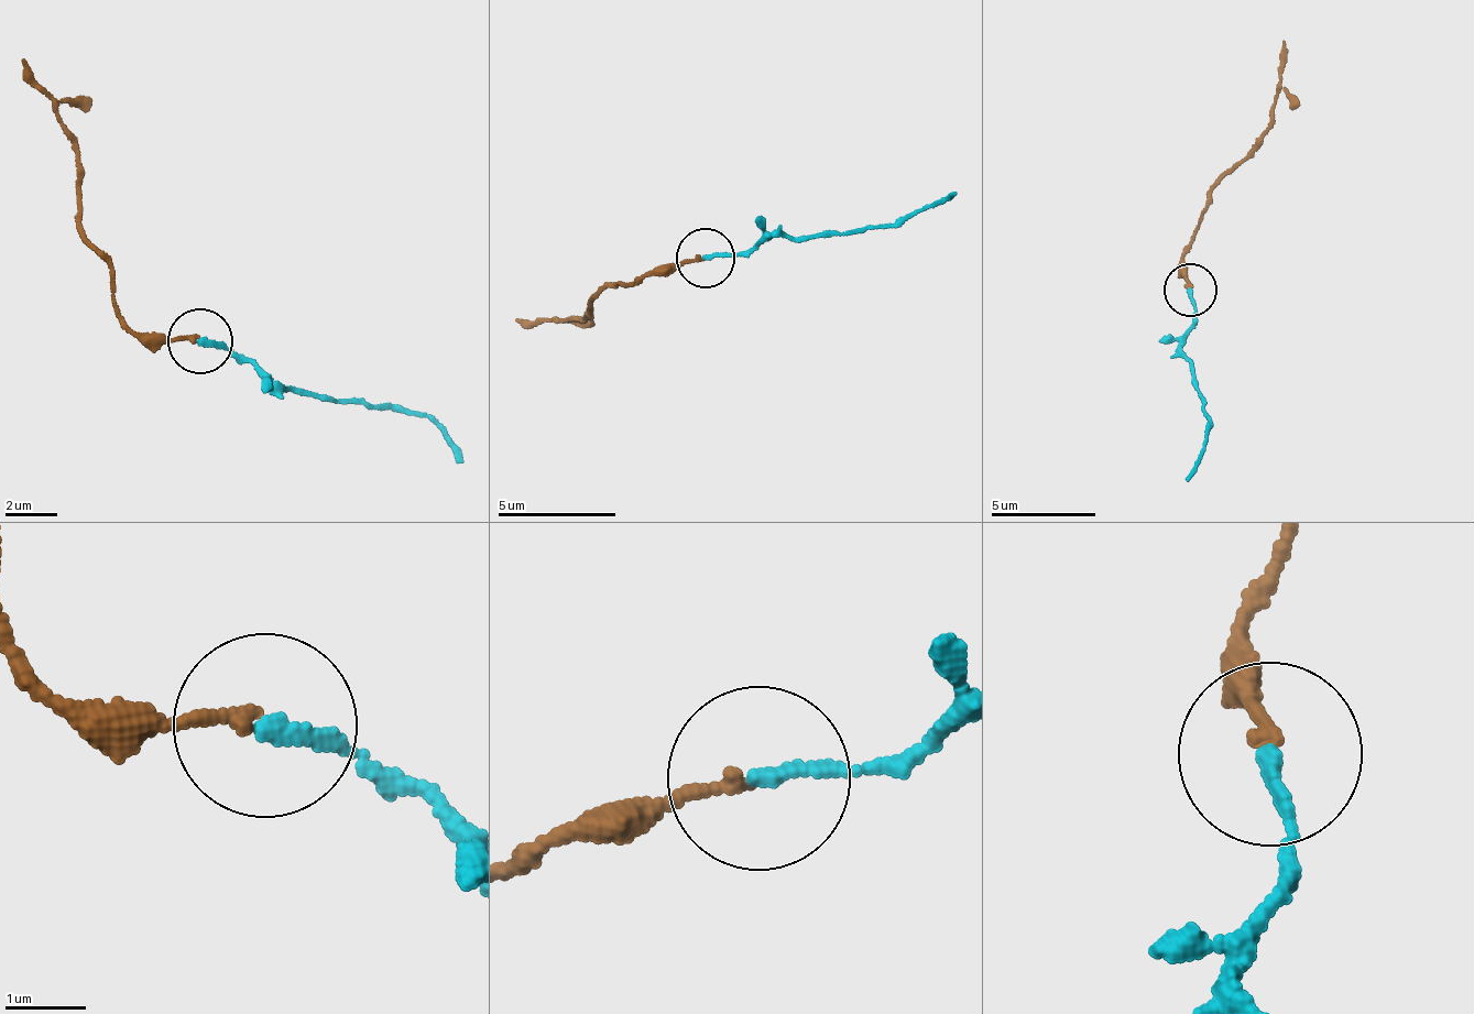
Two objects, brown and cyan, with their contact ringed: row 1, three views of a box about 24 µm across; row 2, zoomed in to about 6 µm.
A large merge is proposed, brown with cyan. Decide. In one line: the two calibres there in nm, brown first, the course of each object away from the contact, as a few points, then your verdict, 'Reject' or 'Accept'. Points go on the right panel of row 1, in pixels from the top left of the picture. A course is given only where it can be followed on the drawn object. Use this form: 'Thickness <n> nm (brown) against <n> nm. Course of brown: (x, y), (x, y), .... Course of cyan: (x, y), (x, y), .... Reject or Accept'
Thickness 160 nm (brown) against 200 nm. Course of brown: (1189, 290), (1176, 270), (1222, 178), (1269, 123), (1283, 40). Course of cyan: (1191, 292), (1196, 313), (1182, 353), (1211, 427), (1188, 479). Reject

